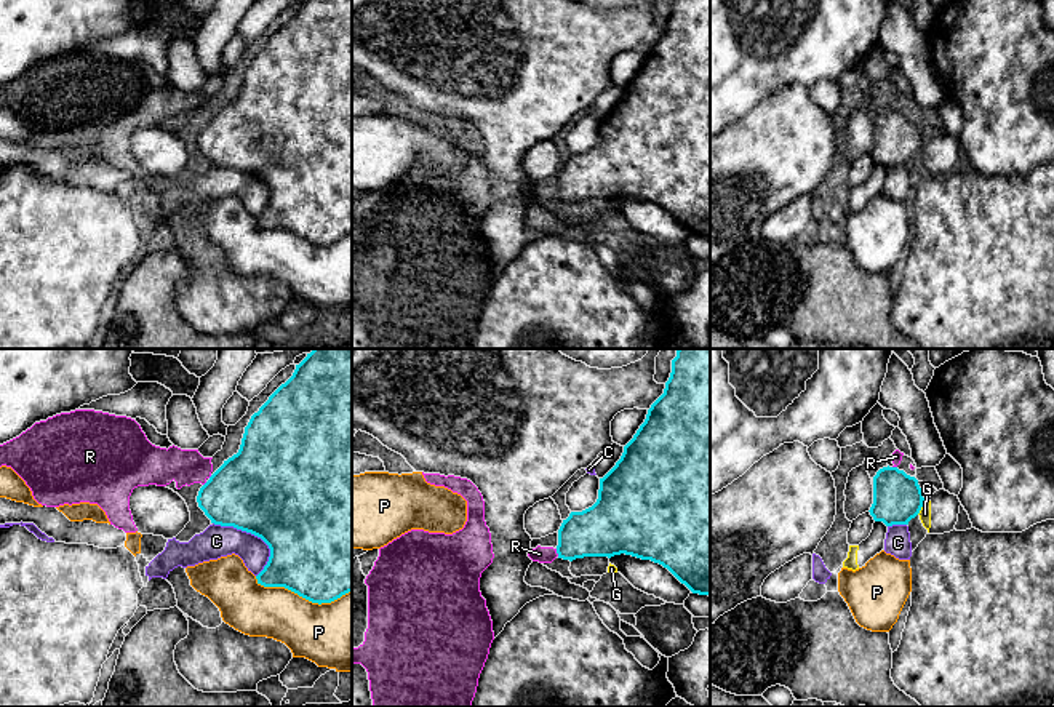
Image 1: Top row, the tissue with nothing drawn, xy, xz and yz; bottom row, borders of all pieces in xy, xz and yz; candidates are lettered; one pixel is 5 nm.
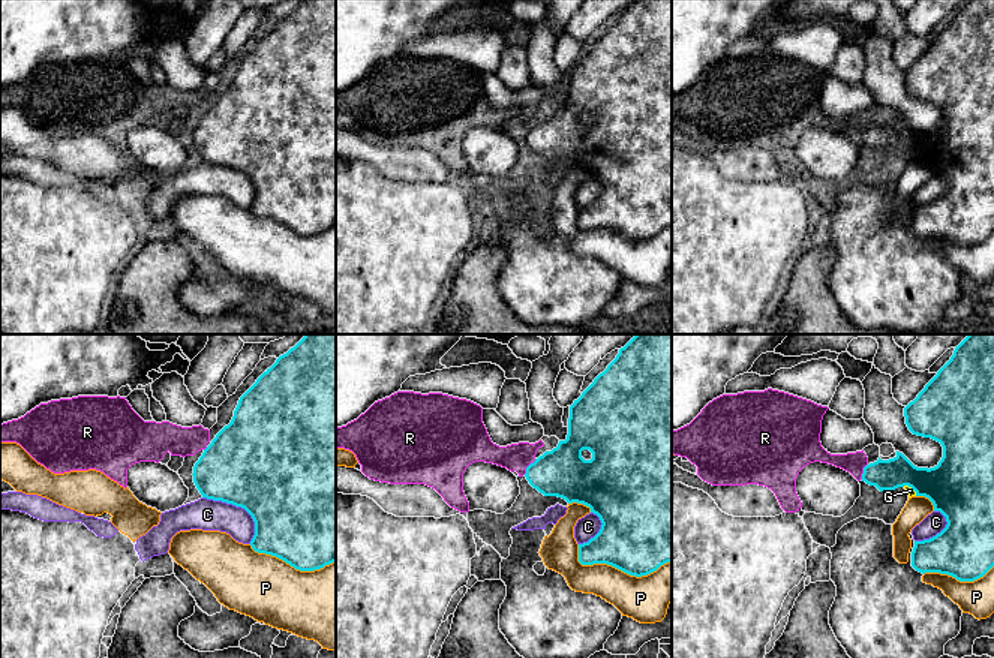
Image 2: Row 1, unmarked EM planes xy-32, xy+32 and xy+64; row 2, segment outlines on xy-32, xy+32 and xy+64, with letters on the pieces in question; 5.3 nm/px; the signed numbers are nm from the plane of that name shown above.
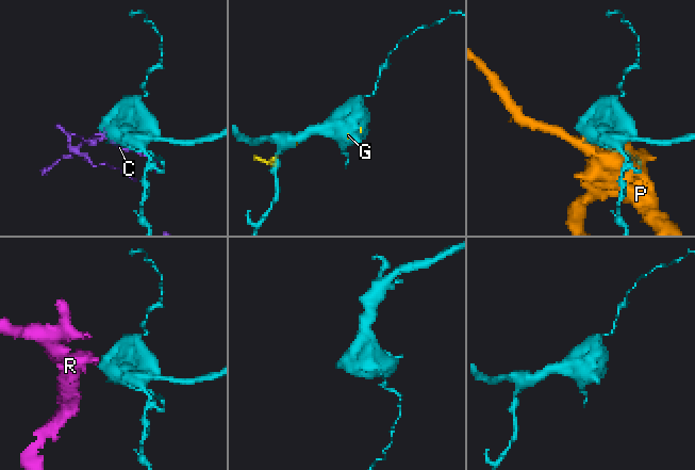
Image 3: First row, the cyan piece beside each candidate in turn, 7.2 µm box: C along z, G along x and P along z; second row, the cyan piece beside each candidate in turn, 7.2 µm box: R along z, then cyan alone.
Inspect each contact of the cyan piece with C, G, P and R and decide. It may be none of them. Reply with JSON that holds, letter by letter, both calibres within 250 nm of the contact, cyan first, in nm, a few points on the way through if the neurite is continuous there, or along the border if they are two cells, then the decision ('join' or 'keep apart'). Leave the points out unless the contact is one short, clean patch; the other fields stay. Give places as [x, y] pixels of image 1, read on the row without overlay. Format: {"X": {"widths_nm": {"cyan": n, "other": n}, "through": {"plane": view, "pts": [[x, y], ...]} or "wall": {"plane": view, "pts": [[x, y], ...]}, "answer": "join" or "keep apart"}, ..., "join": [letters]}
{"C": {"widths_nm": {"cyan": 500, "other": 170}, "answer": "keep apart"}, "G": {"widths_nm": {"cyan": 240, "other": 60}, "answer": "keep apart"}, "P": {"widths_nm": {"cyan": 500, "other": 320}, "answer": "keep apart"}, "R": {"widths_nm": {"cyan": 260, "other": 80}, "wall": {"plane": "xz", "pts": [[555, 191], [558, 197]]}, "answer": "keep apart"}, "join": []}

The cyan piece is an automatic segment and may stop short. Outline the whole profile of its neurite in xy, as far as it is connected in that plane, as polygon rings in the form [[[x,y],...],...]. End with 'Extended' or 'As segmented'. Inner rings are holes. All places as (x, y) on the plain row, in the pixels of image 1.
[[[304,0],[296,6],[293,18],[251,58],[238,94],[224,102],[200,130],[197,144],[211,165],[251,174],[269,187],[270,198],[264,211],[256,218],[258,226],[285,229],[318,246],[331,245],[352,234],[352,0]]]. As segmented

